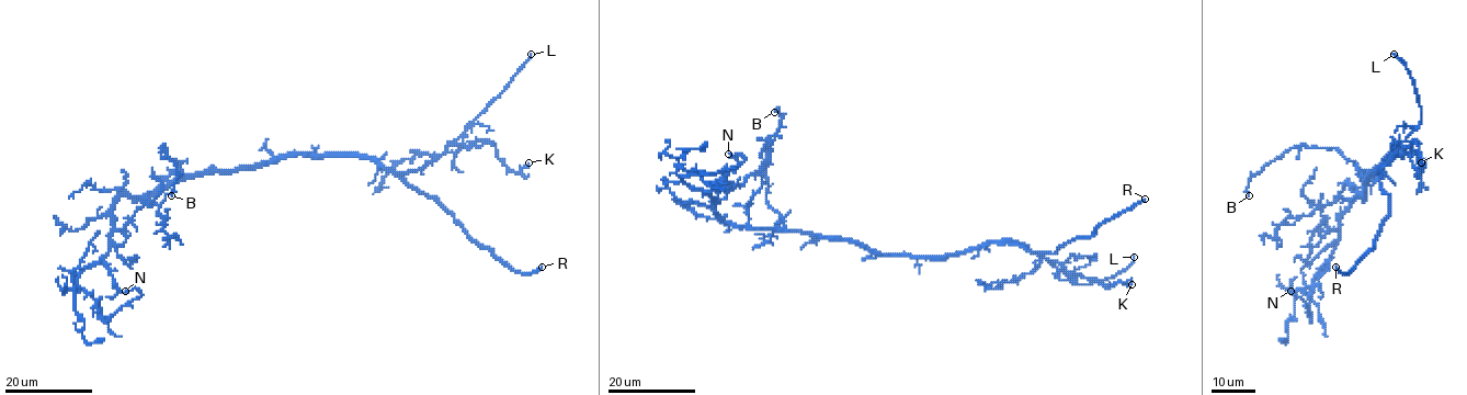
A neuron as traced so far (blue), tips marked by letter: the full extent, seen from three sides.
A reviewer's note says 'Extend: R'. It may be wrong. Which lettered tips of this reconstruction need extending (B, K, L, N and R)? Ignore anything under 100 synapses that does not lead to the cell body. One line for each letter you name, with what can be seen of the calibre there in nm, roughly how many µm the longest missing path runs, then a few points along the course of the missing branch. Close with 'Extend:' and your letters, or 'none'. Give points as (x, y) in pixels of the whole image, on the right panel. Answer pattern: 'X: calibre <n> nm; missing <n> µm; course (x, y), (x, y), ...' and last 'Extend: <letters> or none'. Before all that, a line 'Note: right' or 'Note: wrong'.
Note: right
R: calibre 220 nm; missing 110 µm; course (1335, 267), (1316, 234), (1309, 155), (1242, 159), (1221, 151), (1205, 169)
Extend: R

